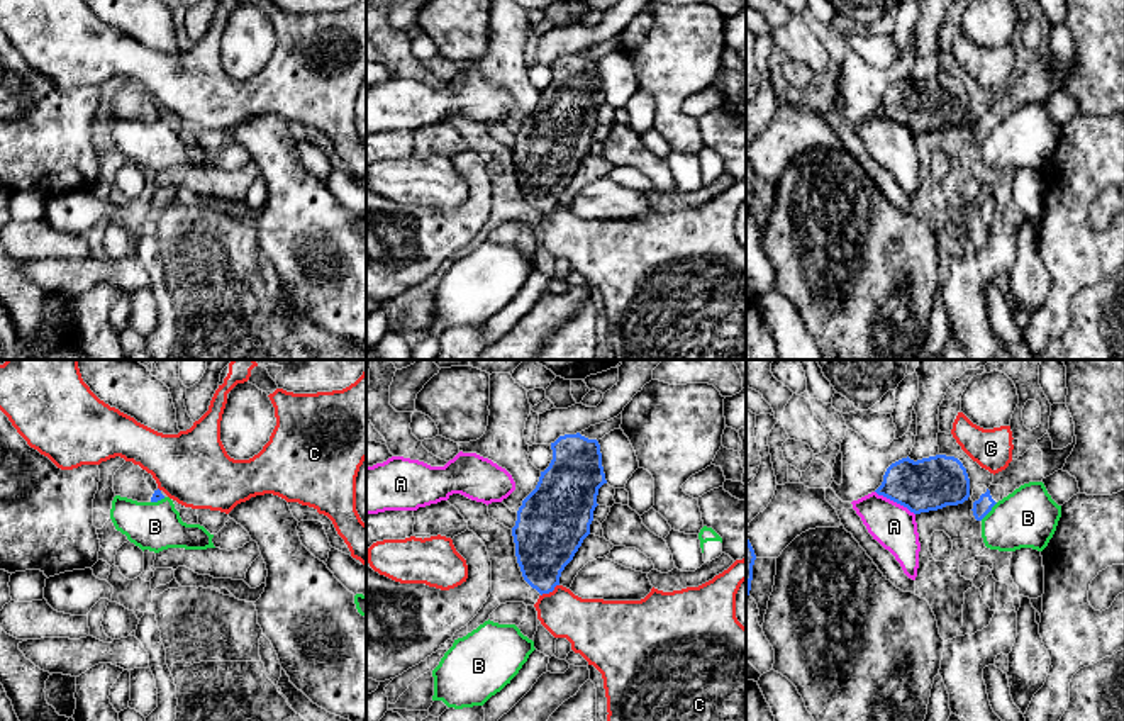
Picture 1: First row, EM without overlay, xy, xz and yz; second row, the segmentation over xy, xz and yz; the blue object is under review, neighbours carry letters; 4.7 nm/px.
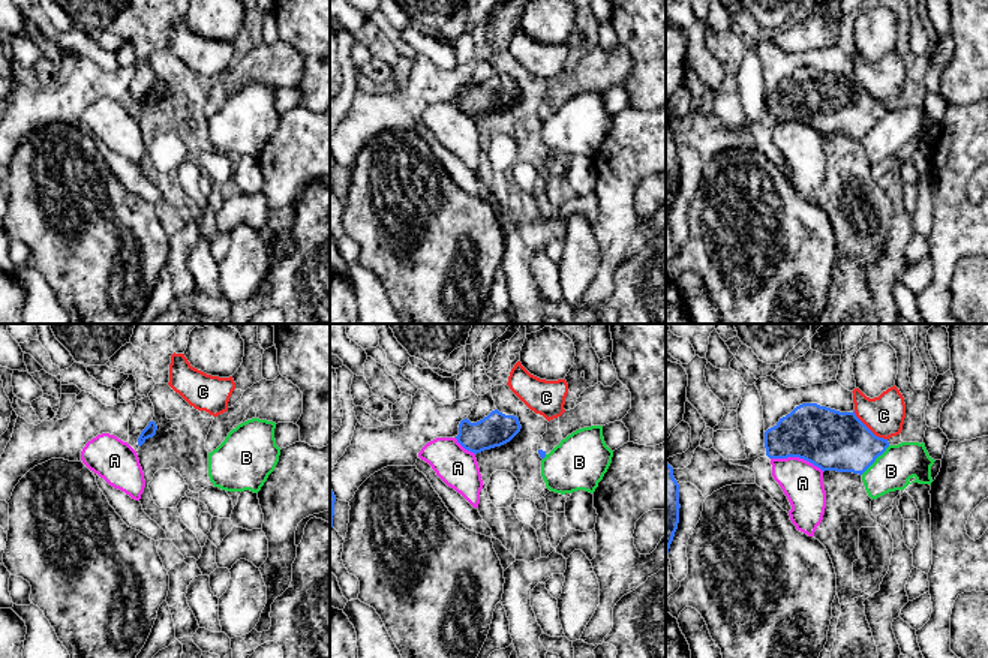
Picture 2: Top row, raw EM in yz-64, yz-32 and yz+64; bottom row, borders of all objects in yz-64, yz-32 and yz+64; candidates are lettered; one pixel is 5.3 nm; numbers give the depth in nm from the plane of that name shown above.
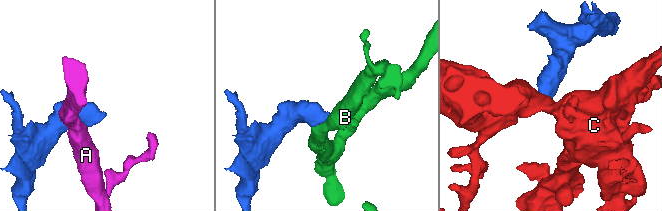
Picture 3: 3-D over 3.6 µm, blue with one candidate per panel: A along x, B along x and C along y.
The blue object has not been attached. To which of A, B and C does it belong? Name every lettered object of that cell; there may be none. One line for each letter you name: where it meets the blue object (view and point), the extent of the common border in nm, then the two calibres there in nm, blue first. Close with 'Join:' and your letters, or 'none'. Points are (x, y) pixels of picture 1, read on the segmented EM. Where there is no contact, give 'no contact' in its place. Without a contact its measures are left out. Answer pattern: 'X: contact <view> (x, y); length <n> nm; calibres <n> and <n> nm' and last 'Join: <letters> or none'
Join: none

